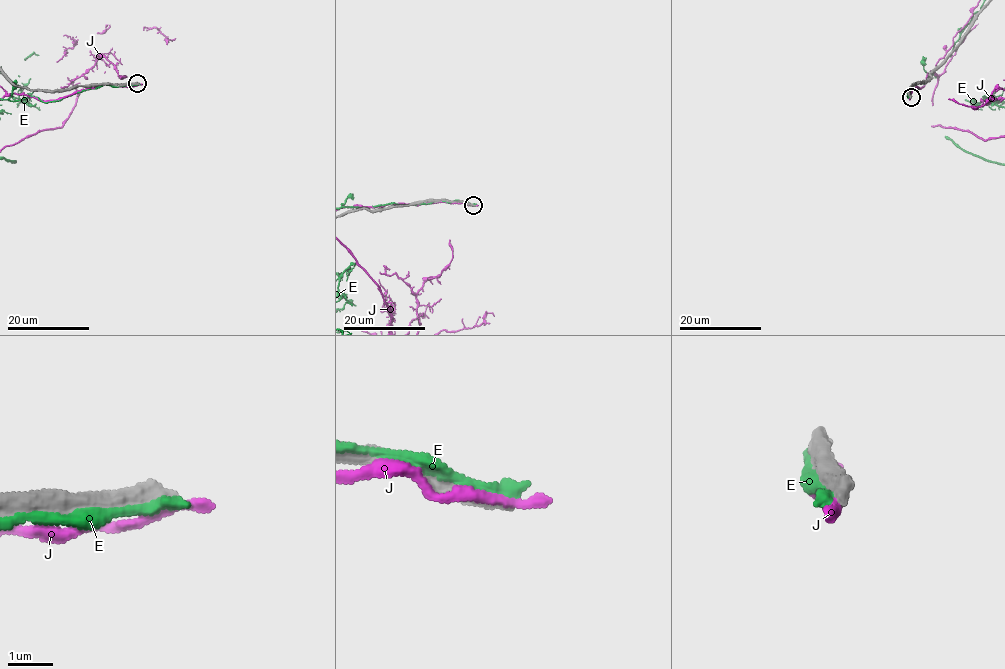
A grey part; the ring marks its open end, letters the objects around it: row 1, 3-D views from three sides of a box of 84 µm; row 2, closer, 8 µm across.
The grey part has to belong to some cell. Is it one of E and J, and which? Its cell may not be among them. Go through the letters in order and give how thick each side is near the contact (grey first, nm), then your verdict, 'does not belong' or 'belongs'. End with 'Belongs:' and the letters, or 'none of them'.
E: calibres 400 and 280 nm; does not belong
J: calibres 400 and 280 nm; does not belong
Belongs: none of them

